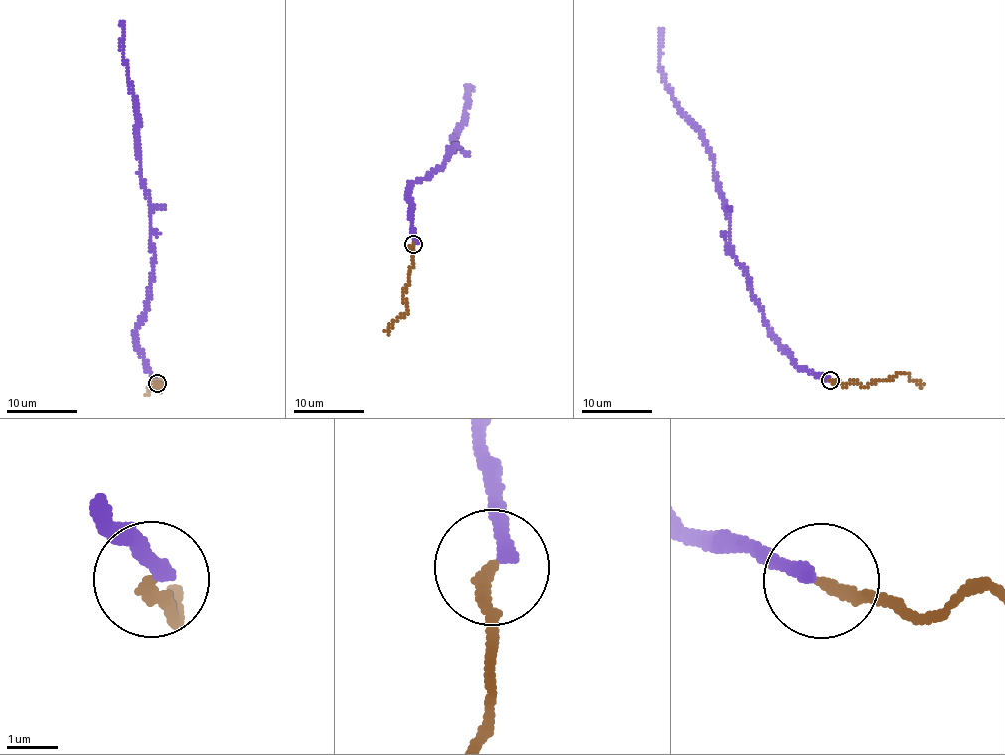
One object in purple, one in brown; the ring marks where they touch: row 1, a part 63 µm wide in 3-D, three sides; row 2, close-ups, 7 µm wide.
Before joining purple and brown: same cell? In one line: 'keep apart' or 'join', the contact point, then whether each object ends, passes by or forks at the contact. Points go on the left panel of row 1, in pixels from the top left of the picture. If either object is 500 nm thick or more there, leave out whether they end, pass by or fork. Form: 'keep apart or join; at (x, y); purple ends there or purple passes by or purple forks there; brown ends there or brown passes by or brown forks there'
keep apart; at (157, 383); purple ends there; brown ends there

